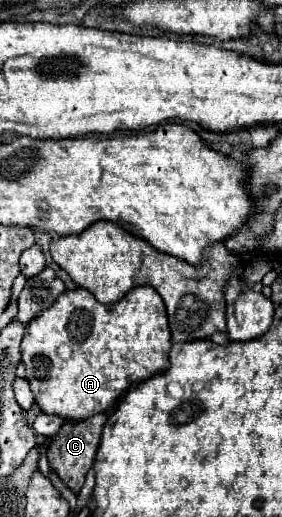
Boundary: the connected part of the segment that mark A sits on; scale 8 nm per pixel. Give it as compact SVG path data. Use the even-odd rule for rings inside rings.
M136 286L114 304L100 304L86 288L74 288L26 326L22 362L44 414L84 420L106 412L130 384L168 370L170 348L166 306L152 286Z

